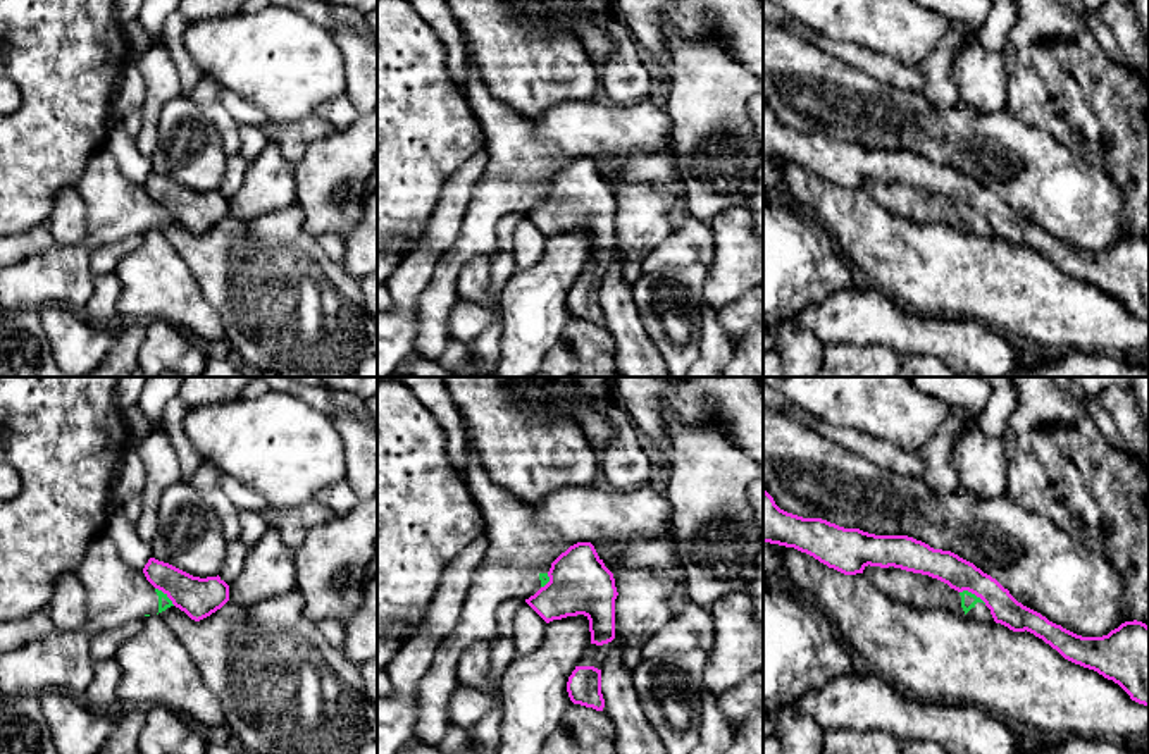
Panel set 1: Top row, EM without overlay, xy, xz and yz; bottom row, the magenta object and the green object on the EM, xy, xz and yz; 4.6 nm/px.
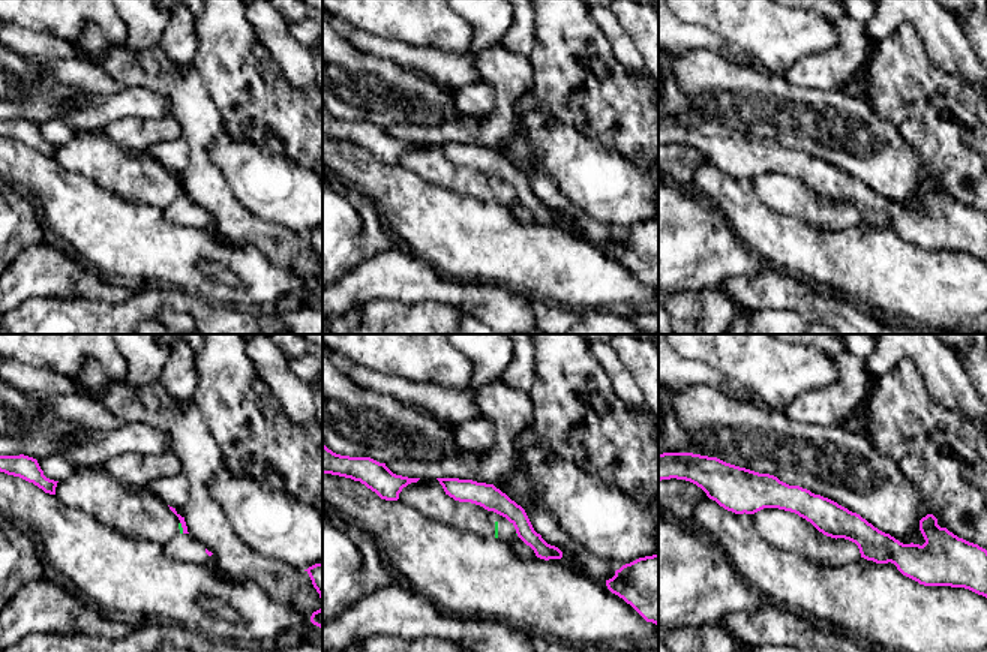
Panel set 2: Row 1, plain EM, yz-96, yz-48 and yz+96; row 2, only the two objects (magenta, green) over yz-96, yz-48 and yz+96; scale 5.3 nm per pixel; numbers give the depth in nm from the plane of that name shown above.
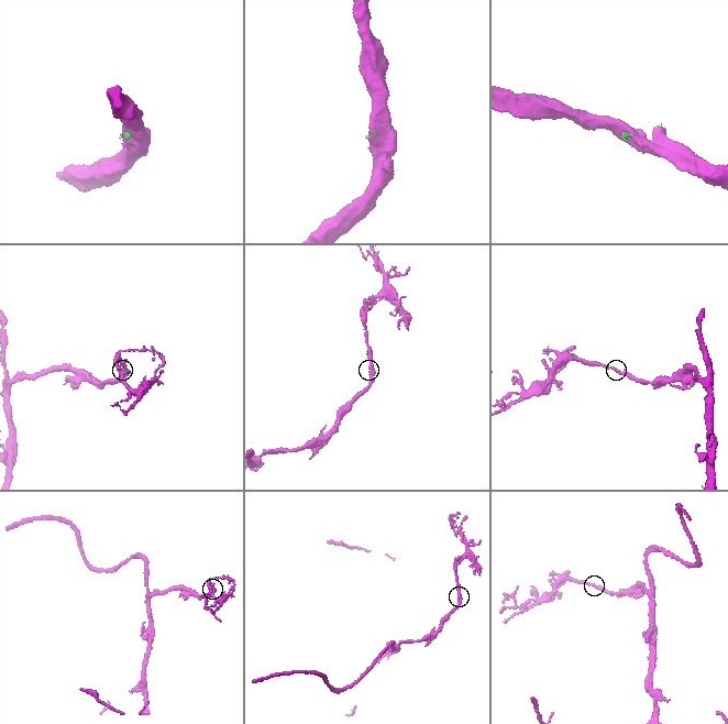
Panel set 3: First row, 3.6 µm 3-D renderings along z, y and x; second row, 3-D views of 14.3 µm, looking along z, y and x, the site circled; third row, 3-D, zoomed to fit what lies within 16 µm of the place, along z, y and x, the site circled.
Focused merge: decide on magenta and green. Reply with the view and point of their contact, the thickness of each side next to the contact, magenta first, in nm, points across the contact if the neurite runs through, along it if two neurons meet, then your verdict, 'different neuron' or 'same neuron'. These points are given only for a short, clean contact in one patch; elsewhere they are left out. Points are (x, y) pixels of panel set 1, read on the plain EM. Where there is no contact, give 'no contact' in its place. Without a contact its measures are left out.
meets magenta in yz at (974, 207); 150 nm thick on the magenta side, 70 nm on the other; border along yz (960, 205), (970, 205), (986, 217); different neuron

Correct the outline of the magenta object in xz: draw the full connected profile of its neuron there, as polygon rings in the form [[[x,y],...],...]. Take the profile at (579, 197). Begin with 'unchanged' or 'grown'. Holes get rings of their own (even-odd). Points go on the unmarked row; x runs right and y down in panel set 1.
unchanged; [[[577,157],[562,167],[548,186],[550,196],[525,217],[546,236],[584,229],[589,234],[591,258],[615,253],[613,188],[591,157]]]

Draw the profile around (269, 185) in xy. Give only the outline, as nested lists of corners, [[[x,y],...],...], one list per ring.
[[[272,141],[248,164],[241,188],[229,198],[229,215],[246,224],[298,201],[295,164]]]

